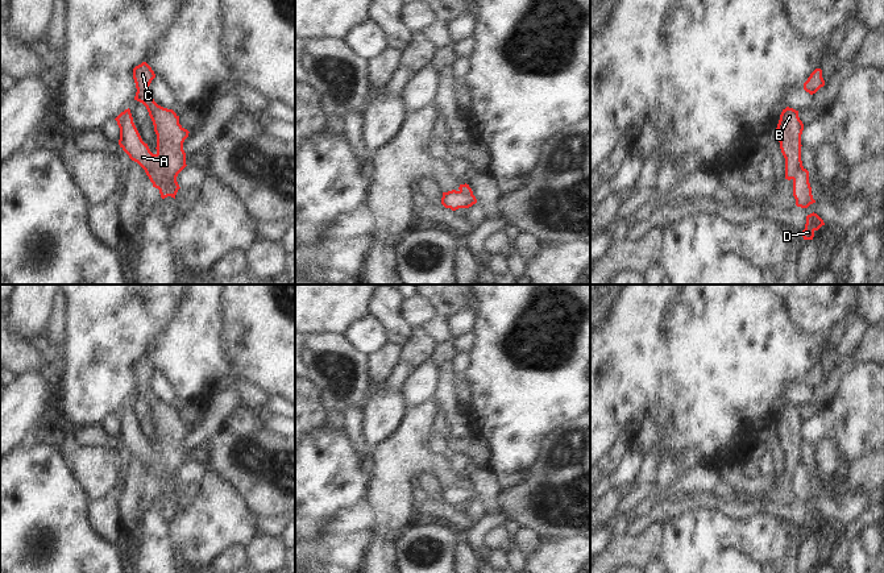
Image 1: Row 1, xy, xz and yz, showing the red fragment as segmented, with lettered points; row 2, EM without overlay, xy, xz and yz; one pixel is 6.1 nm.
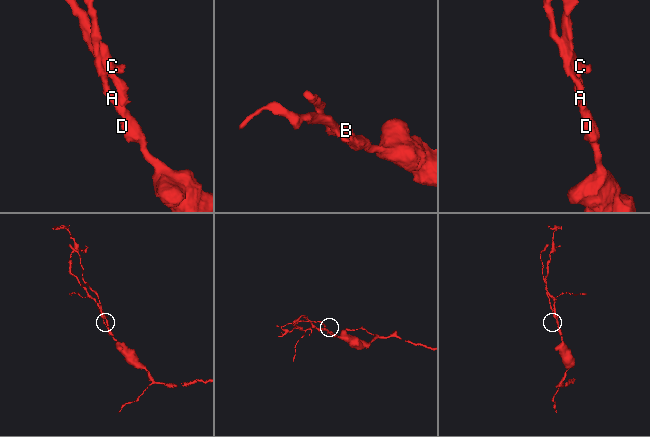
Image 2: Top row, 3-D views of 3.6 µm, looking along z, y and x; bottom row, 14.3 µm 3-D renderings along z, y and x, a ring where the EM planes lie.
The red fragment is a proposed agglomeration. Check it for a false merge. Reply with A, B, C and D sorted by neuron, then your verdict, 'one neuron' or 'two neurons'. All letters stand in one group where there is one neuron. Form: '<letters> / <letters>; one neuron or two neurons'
A D / B C; two neurons

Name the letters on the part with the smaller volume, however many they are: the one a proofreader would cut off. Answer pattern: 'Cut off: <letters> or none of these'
Cut off: B, C

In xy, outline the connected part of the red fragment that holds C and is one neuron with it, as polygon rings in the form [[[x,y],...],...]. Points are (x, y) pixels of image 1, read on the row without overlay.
[[[142,357],[133,364],[136,378],[134,395],[142,398],[154,420],[157,429],[157,450],[161,453],[162,464],[169,472],[177,474],[178,469],[187,461],[183,437],[188,432],[188,425],[179,419],[179,411],[173,406],[158,400],[149,386],[152,375],[155,373],[152,362]]]

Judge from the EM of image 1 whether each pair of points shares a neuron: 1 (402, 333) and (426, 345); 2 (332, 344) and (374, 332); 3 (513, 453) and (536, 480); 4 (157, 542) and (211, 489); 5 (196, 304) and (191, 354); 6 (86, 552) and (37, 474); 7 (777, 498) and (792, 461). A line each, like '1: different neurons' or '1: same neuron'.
1: different neurons
2: different neurons
3: different neurons
4: different neurons
5: same neuron
6: same neuron
7: same neuron

